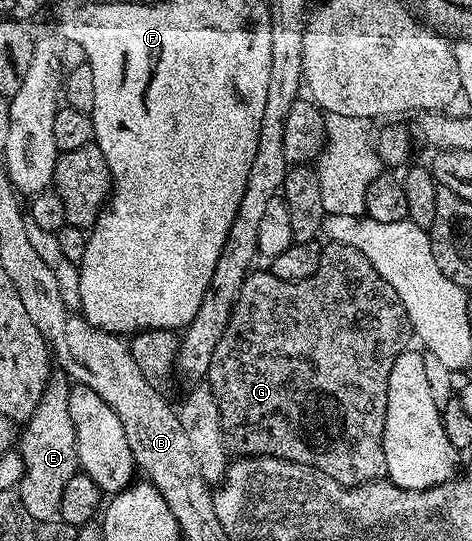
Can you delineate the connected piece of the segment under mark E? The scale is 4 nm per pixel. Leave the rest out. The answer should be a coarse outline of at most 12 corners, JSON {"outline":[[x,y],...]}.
{"outline":[[55,371],[16,451],[16,491],[37,520],[59,515],[80,472],[68,410],[70,377]]}

